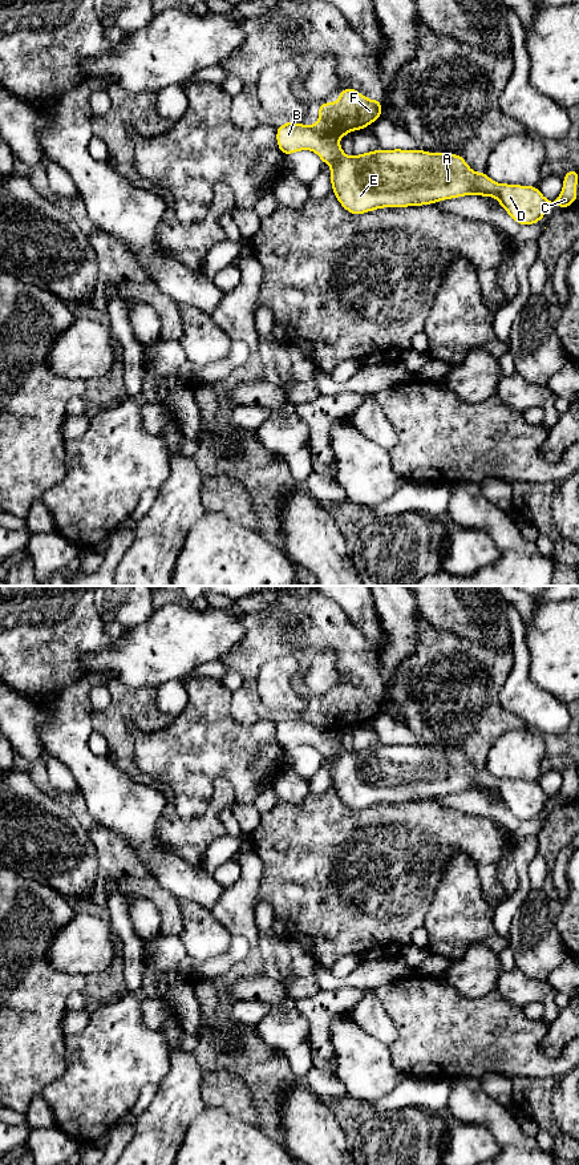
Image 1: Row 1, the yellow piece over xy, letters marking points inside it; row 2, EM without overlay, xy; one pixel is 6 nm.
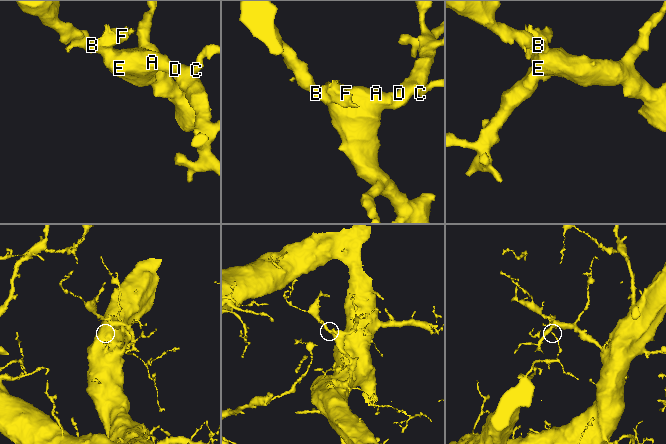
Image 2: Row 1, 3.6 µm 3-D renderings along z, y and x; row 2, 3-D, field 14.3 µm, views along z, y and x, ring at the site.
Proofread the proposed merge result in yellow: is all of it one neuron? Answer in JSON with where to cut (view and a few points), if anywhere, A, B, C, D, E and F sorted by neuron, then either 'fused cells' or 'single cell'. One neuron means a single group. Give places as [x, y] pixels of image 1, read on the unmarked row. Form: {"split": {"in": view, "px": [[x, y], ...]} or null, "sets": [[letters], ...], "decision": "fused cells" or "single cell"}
{"split": {"in": "xy", "px": [[315, 720], [322, 727], [333, 729], [337, 733]]}, "sets": [["A", "B", "C", "D", "E"], ["F"]], "decision": "fused cells"}

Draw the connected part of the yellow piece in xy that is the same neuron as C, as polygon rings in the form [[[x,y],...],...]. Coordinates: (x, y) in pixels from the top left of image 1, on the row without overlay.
[[[288,716],[276,723],[276,739],[286,752],[295,747],[311,745],[320,752],[323,759],[331,760],[332,788],[344,805],[353,810],[361,810],[382,802],[398,804],[434,800],[440,796],[478,789],[482,793],[494,792],[514,817],[530,821],[540,817],[554,798],[560,804],[567,804],[578,794],[578,764],[572,764],[563,770],[562,786],[552,797],[543,792],[538,781],[497,778],[490,774],[486,766],[473,766],[459,749],[429,748],[421,744],[392,744],[372,745],[348,752],[343,747],[337,732],[321,728],[316,720]]]

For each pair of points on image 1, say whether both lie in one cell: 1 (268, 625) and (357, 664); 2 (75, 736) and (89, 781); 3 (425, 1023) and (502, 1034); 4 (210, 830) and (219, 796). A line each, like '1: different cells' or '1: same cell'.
1: same cell
2: same cell
3: same cell
4: same cell

